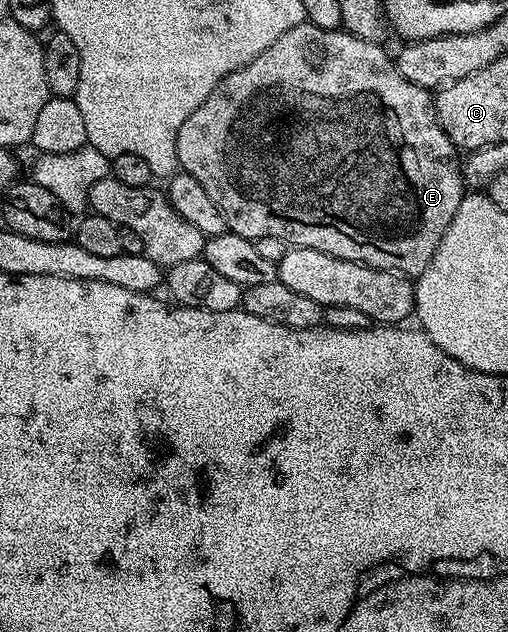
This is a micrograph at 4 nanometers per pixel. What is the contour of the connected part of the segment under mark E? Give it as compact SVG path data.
M305 21L299 23L294 29L282 33L282 37L278 37L278 41L274 41L274 45L270 45L270 49L263 51L254 61L248 63L242 69L238 69L234 73L227 75L210 93L210 97L206 97L206 101L202 101L202 105L198 105L198 109L194 113L190 113L190 117L186 118L185 123L178 129L177 161L183 171L193 175L198 181L198 185L202 185L202 189L206 189L206 193L210 193L210 201L214 201L214 205L218 205L218 209L222 209L222 213L228 222L229 231L233 231L235 235L241 235L253 241L263 235L278 237L292 247L318 249L327 255L342 257L346 261L354 261L355 263L365 263L367 267L377 267L383 271L394 271L396 274L405 277L419 277L428 268L430 261L434 257L434 253L438 249L438 245L442 241L442 237L446 233L446 229L450 225L450 221L454 221L454 213L458 213L458 205L466 194L462 163L459 158L456 160L456 154L458 154L457 146L452 143L450 137L443 131L443 127L439 123L433 92L429 88L419 87L410 81L406 81L406 77L402 77L399 69L396 68L393 56L391 54L388 56L383 51L384 49L381 44L359 39L357 35L351 35L346 30L337 29L331 31L330 29L318 29L313 23Z

